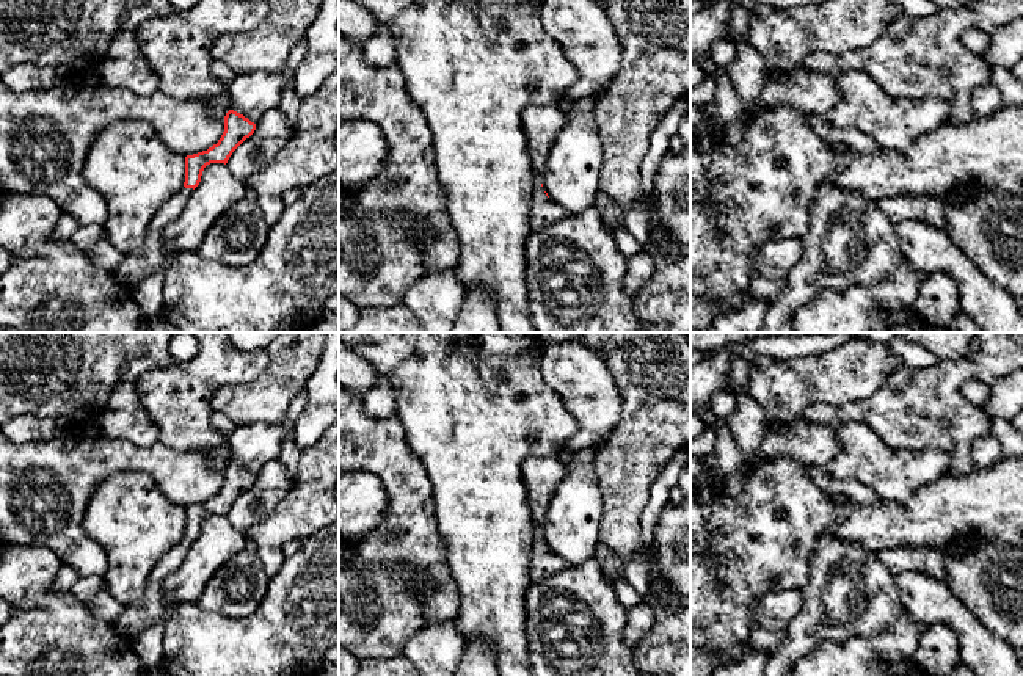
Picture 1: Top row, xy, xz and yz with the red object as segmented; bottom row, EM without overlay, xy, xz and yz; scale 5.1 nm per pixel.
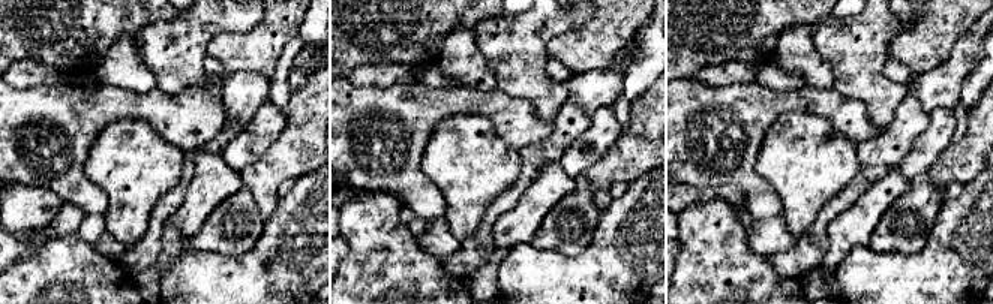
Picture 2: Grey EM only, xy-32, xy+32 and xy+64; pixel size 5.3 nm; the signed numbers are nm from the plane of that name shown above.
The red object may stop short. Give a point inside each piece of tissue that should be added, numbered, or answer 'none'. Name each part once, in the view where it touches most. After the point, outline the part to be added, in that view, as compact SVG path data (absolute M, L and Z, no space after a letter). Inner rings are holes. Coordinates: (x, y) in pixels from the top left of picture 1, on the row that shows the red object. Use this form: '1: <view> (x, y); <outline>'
1: xy (148, 259); M182 188L169 201L166 201L154 215L147 227L147 237L141 246L122 256L122 262L111 271L111 276L126 287L135 287L147 276L160 271L165 262L162 232L176 221L190 196L193 188Z

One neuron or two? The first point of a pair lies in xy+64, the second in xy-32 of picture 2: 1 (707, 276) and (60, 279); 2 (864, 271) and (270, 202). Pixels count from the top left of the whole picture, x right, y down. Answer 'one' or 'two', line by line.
1: one
2: two

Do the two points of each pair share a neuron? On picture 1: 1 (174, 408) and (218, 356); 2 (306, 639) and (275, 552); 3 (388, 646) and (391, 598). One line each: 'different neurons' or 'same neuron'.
1: same neuron
2: different neurons
3: same neuron

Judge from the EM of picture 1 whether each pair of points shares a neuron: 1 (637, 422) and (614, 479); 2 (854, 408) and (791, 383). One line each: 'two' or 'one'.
1: one
2: two

